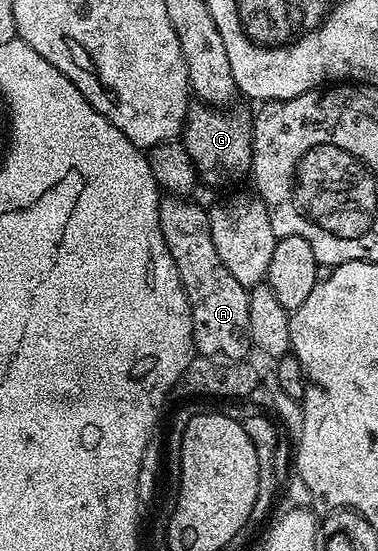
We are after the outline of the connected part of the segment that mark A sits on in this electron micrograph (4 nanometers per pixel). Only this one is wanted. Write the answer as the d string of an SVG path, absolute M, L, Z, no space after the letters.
M185 197L162 198L159 225L189 302L196 354L244 360L245 354L251 351L250 292L227 271L226 265L219 259L212 241L209 211L189 202L193 201Z

